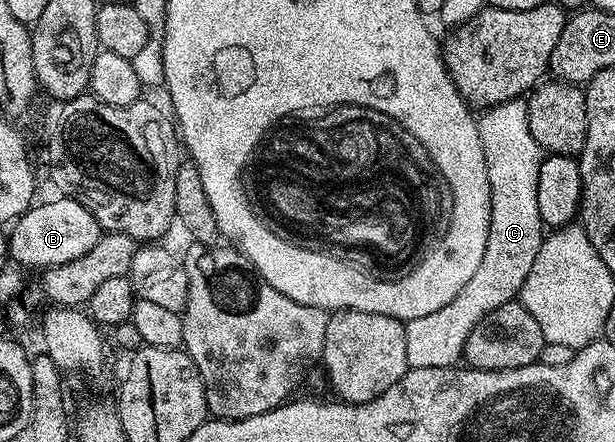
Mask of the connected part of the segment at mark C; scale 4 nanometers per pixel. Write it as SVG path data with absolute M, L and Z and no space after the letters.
M513 98L483 109L481 114L477 119L477 124L490 185L490 227L488 228L488 244L484 244L484 260L480 268L472 272L472 280L468 280L468 284L464 284L464 288L460 288L460 292L456 292L456 296L452 296L452 300L444 304L444 308L439 308L437 312L428 312L428 316L416 316L405 323L404 345L408 355L408 367L411 370L458 366L466 349L468 336L472 328L480 324L483 315L500 308L500 304L515 301L521 295L524 280L528 280L528 272L532 272L536 252L540 252L542 247L544 223L540 216L540 204L536 200L536 182L540 180L540 164L544 151L536 144L528 128L526 102L522 98Z

